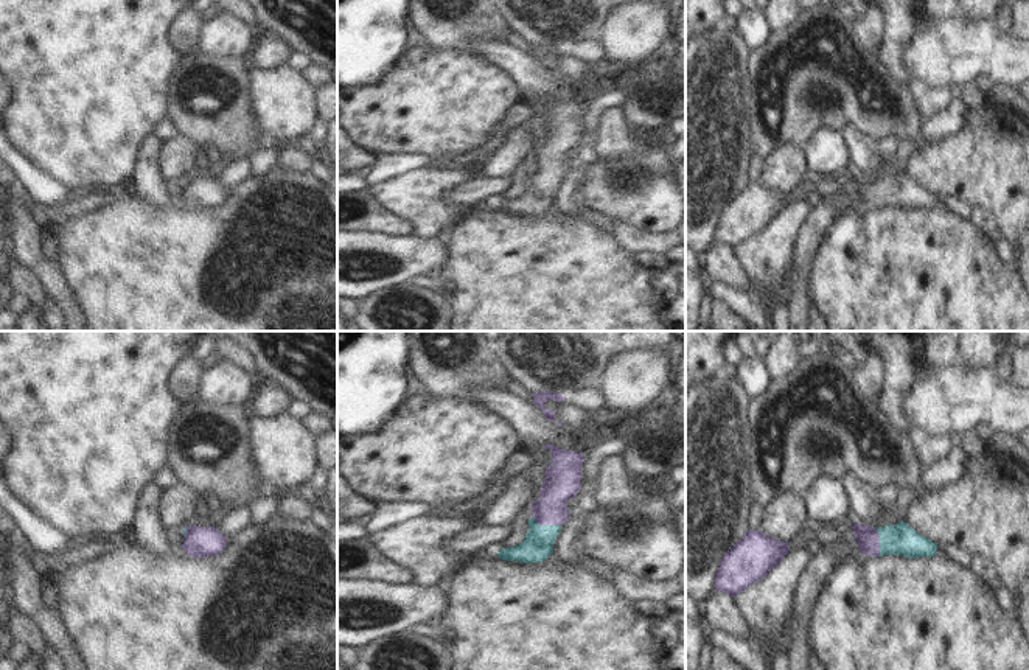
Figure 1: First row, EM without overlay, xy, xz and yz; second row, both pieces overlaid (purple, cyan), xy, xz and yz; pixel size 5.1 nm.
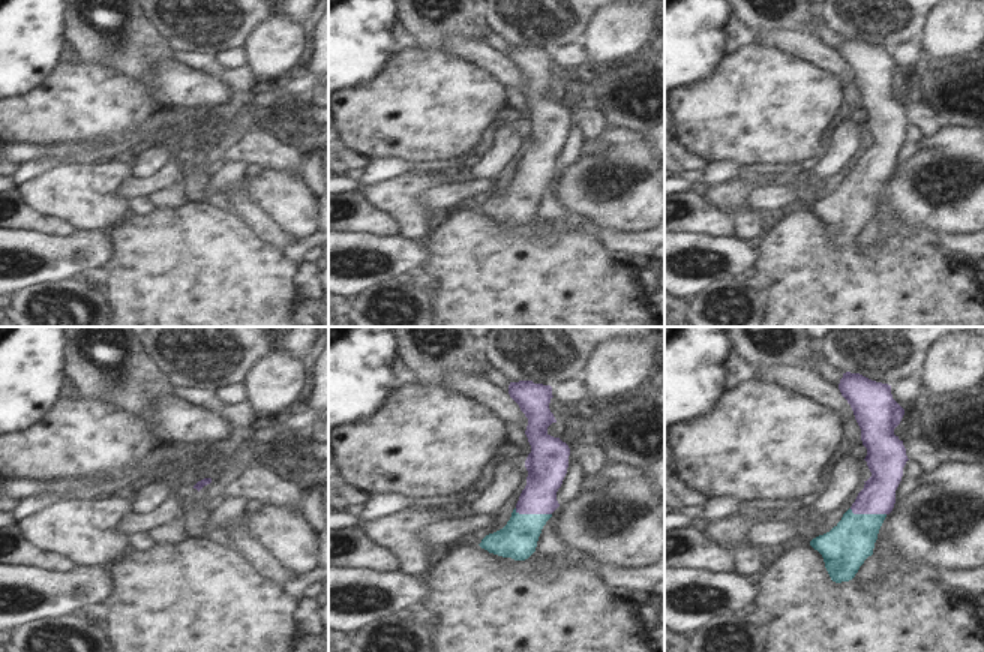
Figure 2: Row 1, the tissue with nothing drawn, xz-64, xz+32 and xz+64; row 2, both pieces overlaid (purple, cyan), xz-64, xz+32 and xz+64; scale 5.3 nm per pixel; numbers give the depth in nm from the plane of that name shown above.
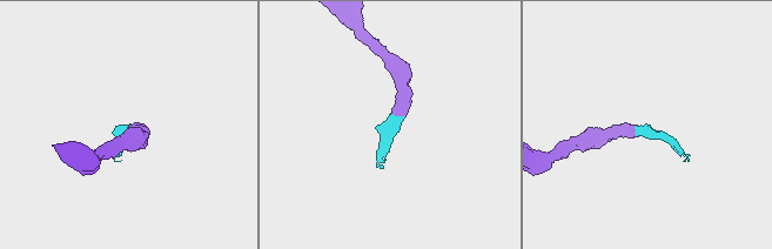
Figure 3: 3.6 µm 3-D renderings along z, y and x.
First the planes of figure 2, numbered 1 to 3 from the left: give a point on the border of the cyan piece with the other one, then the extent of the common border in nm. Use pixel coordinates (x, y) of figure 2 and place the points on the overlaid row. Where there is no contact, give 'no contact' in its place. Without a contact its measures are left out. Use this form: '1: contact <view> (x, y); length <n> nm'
1: no contact
2: contact xz+32 (533, 513); length 200 nm
3: contact xz+64 (867, 513); length 200 nm

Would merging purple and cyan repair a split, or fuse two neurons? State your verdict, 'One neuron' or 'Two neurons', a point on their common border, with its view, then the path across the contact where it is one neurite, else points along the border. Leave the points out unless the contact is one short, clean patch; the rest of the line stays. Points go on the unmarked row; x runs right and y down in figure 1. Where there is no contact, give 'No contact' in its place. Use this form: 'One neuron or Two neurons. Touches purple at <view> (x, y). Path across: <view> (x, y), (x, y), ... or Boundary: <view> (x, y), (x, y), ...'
One neuron. Touches purple at xz (547, 176).

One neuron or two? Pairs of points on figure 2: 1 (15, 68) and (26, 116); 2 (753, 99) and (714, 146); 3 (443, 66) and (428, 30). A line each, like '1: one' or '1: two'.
1: two
2: one
3: two

